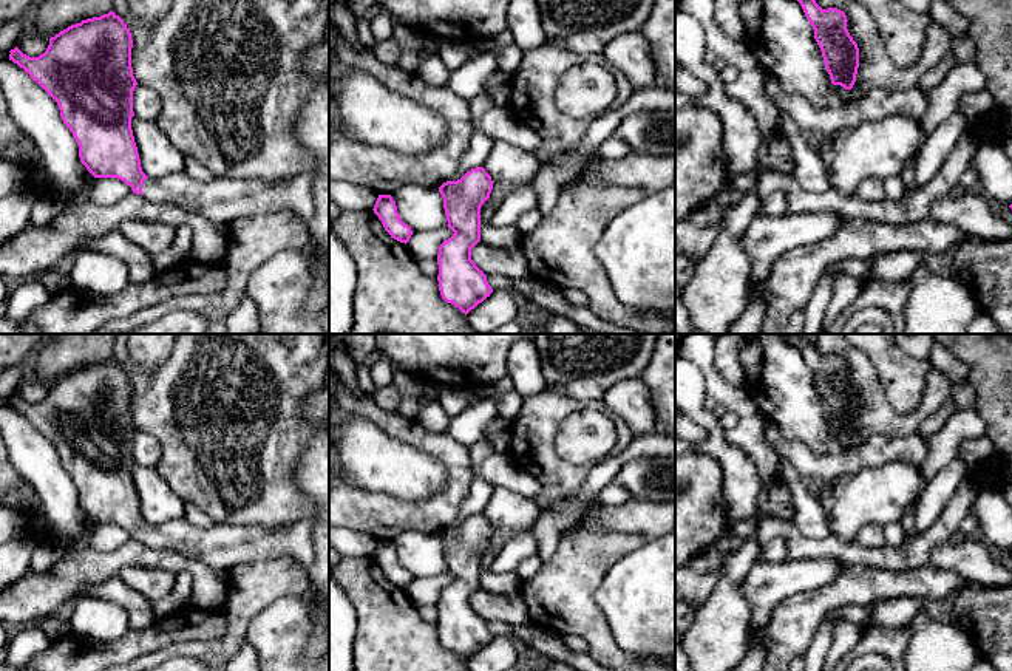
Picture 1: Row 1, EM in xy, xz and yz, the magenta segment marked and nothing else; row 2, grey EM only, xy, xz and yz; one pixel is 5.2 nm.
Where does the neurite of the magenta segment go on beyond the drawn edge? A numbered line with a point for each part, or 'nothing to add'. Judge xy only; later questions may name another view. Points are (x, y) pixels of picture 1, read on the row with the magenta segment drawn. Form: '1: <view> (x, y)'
1: xy (221, 200)

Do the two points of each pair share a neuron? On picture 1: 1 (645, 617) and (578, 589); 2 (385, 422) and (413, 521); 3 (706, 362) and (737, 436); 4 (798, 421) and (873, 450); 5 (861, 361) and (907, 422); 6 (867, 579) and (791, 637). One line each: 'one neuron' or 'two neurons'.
1: two neurons
2: one neuron
3: one neuron
4: two neurons
5: one neuron
6: one neuron

